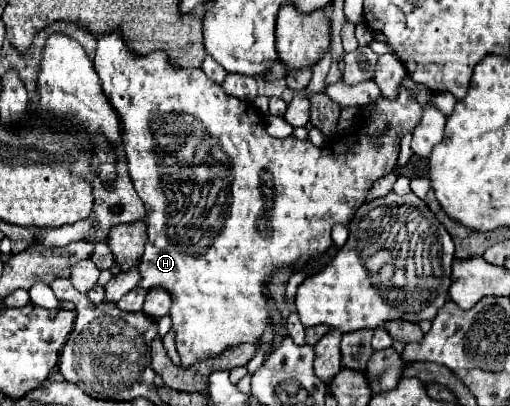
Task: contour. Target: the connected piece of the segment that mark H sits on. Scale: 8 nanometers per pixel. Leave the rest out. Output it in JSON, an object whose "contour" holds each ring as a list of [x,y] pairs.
{"contour":[[[118,29],[96,37],[94,65],[98,69],[98,75],[102,77],[102,87],[106,89],[106,95],[110,95],[110,103],[114,105],[116,113],[122,117],[122,143],[126,149],[126,159],[128,159],[128,173],[130,173],[136,193],[140,195],[140,199],[144,201],[144,207],[146,207],[148,243],[146,243],[146,251],[142,255],[142,281],[138,283],[138,287],[144,287],[144,289],[164,287],[166,291],[170,291],[172,309],[168,315],[172,317],[172,329],[176,331],[176,349],[180,353],[182,365],[186,365],[186,367],[200,359],[216,357],[224,349],[234,347],[238,343],[260,343],[264,327],[270,323],[270,309],[268,309],[264,293],[262,293],[262,283],[268,279],[268,275],[276,267],[294,267],[298,261],[306,261],[308,257],[312,257],[316,253],[324,253],[332,245],[332,237],[330,237],[332,227],[338,223],[348,223],[352,219],[354,209],[364,201],[370,185],[394,169],[402,135],[412,133],[424,113],[424,105],[420,105],[416,101],[416,97],[412,95],[410,89],[400,85],[398,95],[394,99],[382,97],[376,103],[376,111],[370,115],[372,119],[364,123],[366,131],[346,135],[344,139],[334,139],[324,147],[316,147],[316,145],[312,145],[312,141],[300,141],[296,137],[290,137],[290,139],[270,137],[266,133],[262,115],[256,111],[256,107],[252,103],[226,95],[222,85],[214,83],[210,77],[206,77],[206,73],[200,67],[180,69],[180,67],[172,65],[170,57],[164,51],[154,51],[152,57],[132,53]]]}

